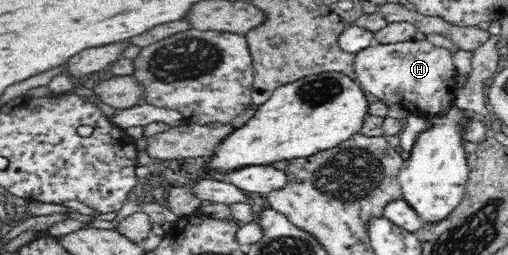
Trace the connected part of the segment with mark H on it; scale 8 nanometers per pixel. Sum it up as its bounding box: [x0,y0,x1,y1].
[354,40,457,117]

